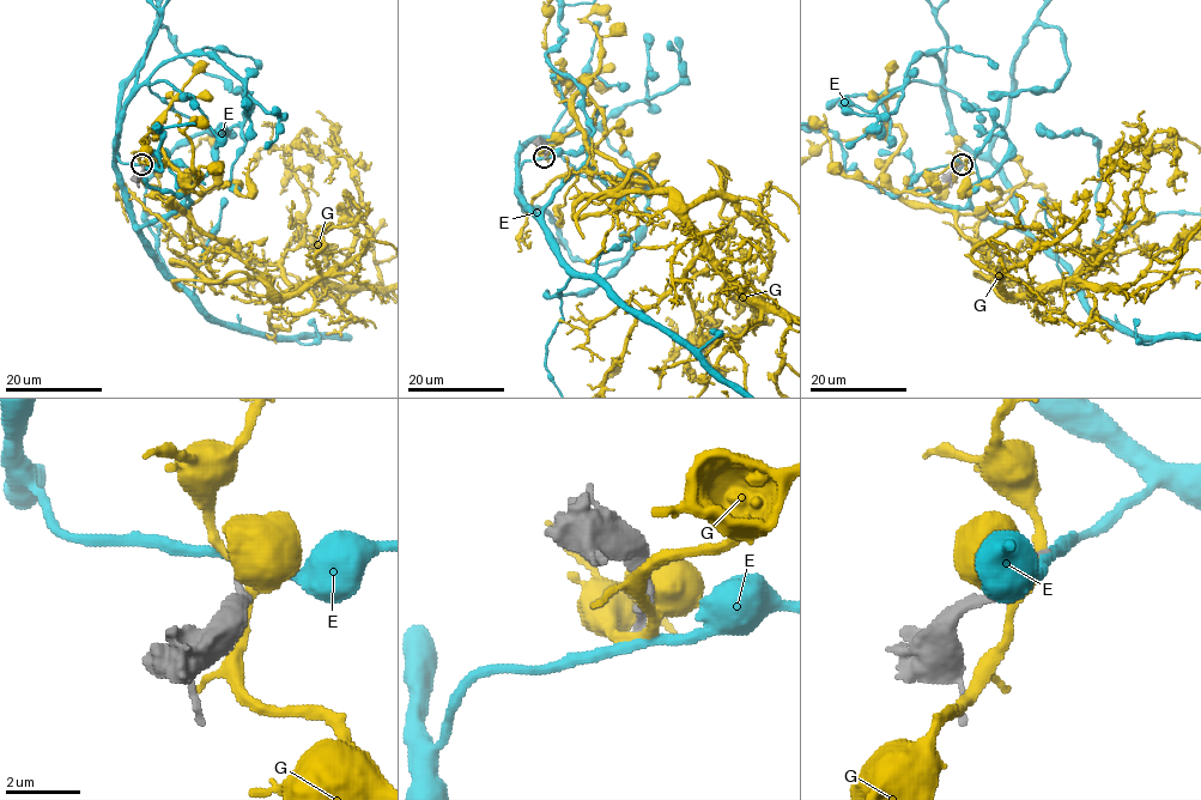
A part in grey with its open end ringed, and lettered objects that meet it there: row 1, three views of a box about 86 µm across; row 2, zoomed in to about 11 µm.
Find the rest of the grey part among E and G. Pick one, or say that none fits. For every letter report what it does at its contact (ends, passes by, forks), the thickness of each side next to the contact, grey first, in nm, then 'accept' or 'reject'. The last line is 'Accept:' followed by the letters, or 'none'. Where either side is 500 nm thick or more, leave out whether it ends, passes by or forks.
E: it passes by; 200 nm thick on the grey side, 260 nm on the other; reject
G: it forks there; 280 nm thick on the grey side, 440 nm on the other; reject
Accept: none

